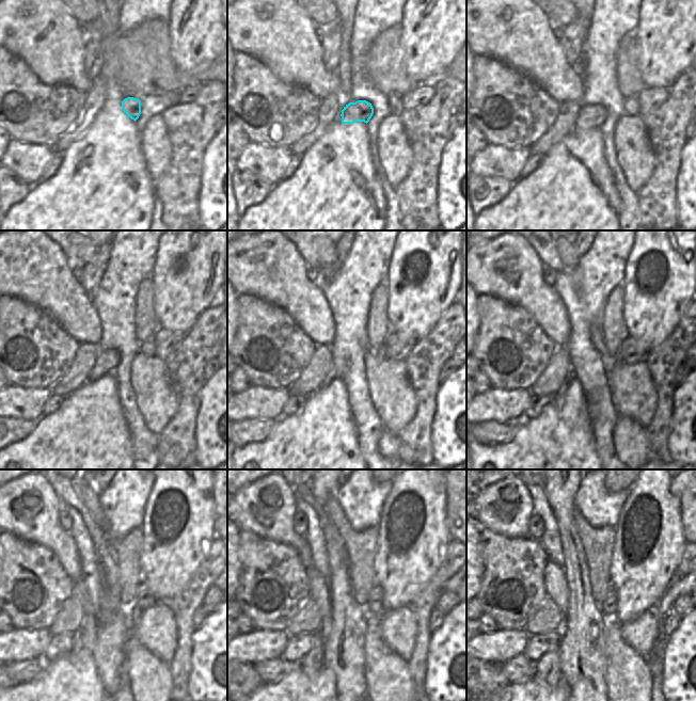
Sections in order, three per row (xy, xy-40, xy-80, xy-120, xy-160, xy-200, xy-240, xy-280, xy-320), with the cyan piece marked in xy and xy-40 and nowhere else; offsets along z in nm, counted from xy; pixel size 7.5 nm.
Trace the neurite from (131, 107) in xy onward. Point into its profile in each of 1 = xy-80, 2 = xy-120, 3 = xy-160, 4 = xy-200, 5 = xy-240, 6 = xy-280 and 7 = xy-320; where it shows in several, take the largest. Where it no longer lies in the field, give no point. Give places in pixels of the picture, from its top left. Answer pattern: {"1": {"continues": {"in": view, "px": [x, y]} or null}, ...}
{"1": {"continues": {"in": "xy-80", "px": [589, 116]}}, "2": {"continues": {"in": "xy-120", "px": [108, 360]}}, "3": {"continues": {"in": "xy-160", "px": [339, 365]}}, "4": {"continues": {"in": "xy-200", "px": [557, 398]}}, "5": {"continues": {"in": "xy-240", "px": [78, 635]}}, "6": {"continues": {"in": "xy-280", "px": [314, 659]}}, "7": {"continues": {"in": "xy-320", "px": [547, 671]}}}

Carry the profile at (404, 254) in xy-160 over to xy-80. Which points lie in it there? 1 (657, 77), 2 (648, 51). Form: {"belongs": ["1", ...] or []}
{"belongs": ["1", "2"]}

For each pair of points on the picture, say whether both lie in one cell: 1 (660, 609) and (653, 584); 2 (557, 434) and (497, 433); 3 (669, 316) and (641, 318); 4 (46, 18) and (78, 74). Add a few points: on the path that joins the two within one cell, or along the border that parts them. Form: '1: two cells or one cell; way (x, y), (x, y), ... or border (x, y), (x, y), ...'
1: two cells; border (670, 583), (658, 603), (650, 609)
2: two cells; border (521, 420), (521, 427), (508, 441), (492, 443)
3: one cell; way (662, 316), (650, 316), (648, 318)
4: one cell; way (57, 27), (57, 52), (63, 59)

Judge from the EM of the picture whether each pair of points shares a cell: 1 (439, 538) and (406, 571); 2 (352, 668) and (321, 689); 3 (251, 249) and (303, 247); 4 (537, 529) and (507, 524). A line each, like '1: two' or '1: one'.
1: one
2: two
3: two
4: two

